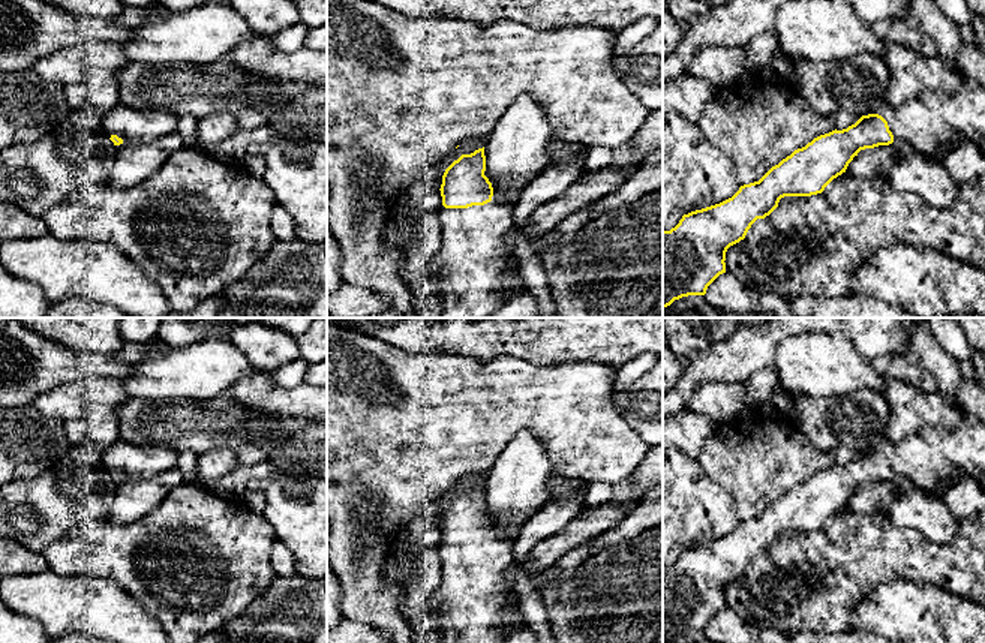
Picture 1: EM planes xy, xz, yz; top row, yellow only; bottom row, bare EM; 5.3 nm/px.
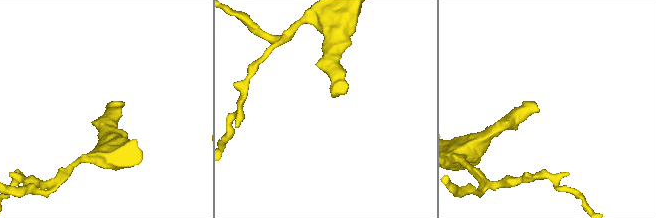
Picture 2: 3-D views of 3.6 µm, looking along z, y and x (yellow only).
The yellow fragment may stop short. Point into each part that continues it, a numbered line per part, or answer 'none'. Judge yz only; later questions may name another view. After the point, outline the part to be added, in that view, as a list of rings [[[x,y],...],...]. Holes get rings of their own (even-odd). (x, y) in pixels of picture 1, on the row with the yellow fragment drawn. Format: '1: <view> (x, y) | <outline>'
1: yz (931, 120) | [[[964,76],[963,87],[955,93],[925,90],[897,108],[888,105],[882,114],[897,145],[910,144],[916,153],[930,157],[957,138],[973,142],[985,138],[985,88],[978,79]]]

